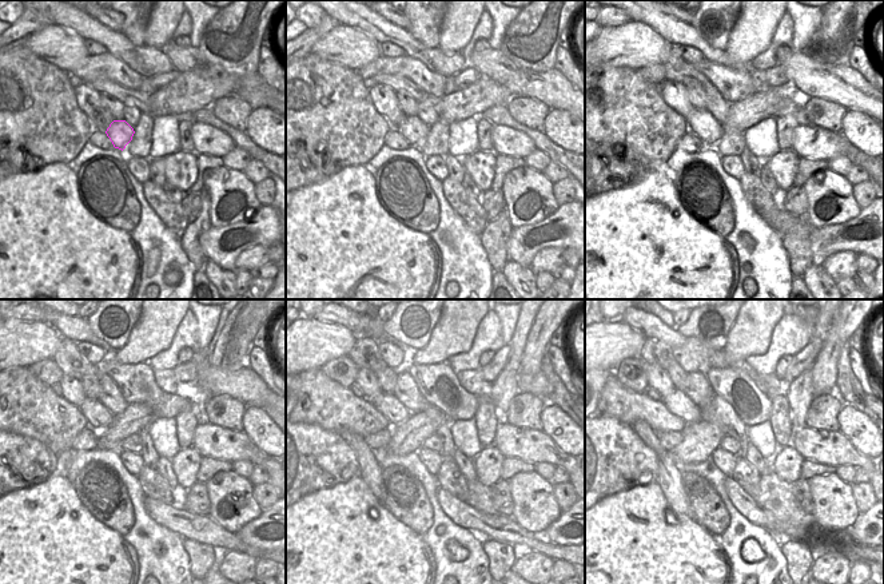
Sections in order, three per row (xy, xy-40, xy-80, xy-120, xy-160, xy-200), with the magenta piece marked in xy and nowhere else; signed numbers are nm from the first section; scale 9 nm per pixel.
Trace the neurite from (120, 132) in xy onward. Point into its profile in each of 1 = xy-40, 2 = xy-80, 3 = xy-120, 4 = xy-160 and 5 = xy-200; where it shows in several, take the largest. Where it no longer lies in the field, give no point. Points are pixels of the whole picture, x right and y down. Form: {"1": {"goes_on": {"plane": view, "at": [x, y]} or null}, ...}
{"1": {"goes_on": {"plane": "xy-40", "at": [414, 131]}}, "2": {"goes_on": {"plane": "xy-80", "at": [700, 122]}}, "3": {"goes_on": {"plane": "xy-120", "at": [98, 416]}}, "4": {"goes_on": {"plane": "xy-160", "at": [387, 405]}}, "5": {"goes_on": {"plane": "xy-200", "at": [677, 402]}}}

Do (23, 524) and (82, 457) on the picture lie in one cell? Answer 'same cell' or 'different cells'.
different cells

